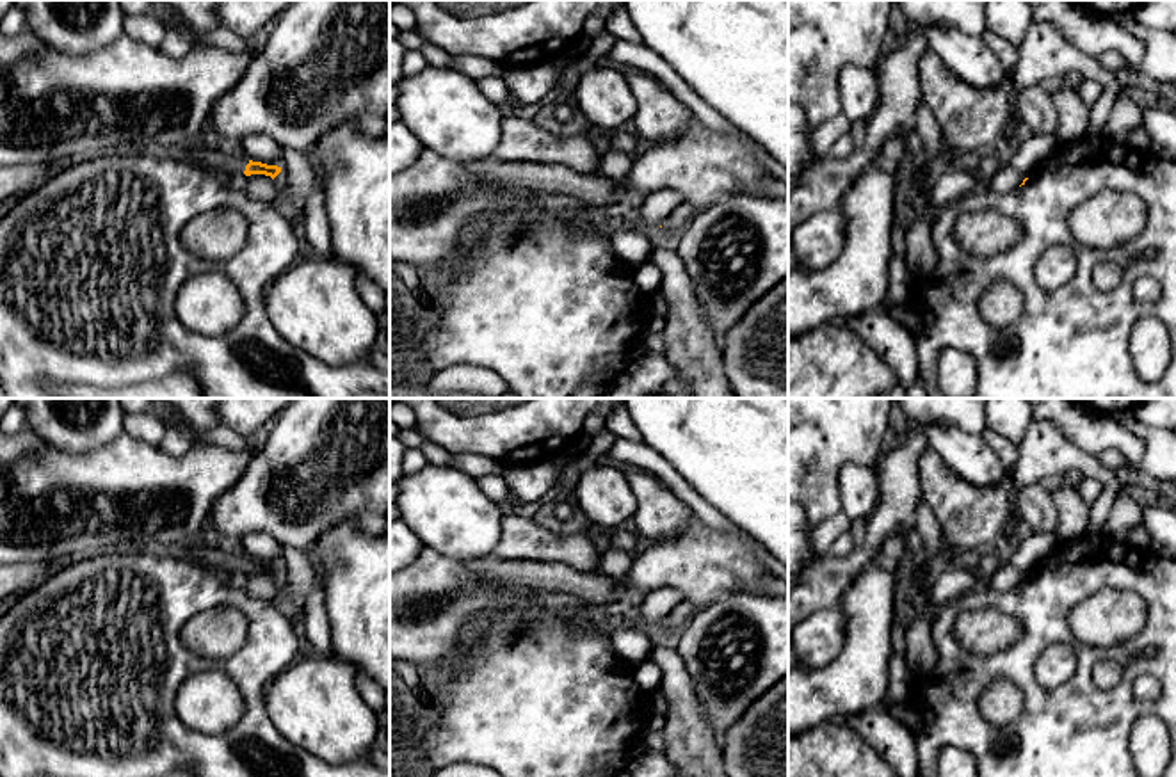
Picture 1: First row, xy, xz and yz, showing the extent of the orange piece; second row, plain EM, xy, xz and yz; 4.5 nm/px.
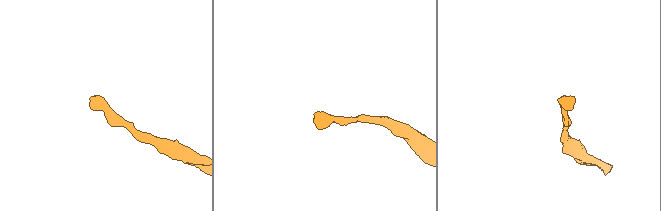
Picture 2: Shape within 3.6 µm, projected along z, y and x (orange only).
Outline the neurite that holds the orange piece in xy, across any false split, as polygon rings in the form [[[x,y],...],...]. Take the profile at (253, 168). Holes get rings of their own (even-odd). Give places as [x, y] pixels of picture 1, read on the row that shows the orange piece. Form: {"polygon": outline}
{"polygon": [[[208,137],[196,140],[194,144],[181,149],[181,153],[196,164],[217,172],[219,178],[244,172],[246,176],[265,174],[274,180],[281,172],[281,167],[278,165],[253,162],[237,149],[219,144]]]}

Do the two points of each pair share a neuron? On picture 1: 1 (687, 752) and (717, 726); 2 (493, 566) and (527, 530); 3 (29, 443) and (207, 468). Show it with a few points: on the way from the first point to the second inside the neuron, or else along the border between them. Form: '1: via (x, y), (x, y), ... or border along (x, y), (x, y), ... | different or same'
1: border along (696, 692), (719, 756) | different
2: border along (493, 555), (539, 562) | different
3: via (73, 475), (162, 475) | same

